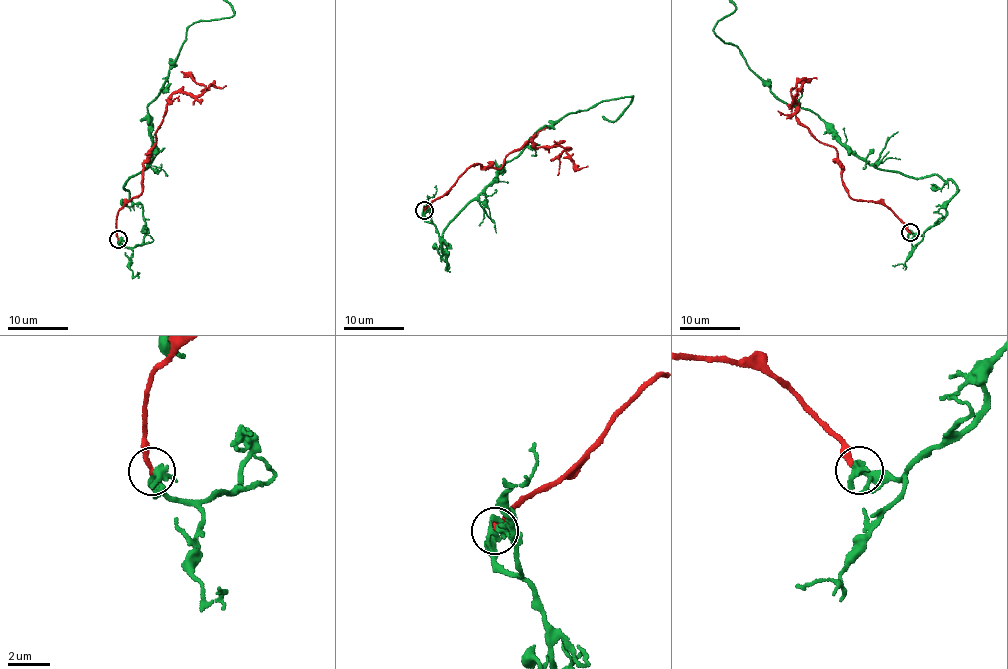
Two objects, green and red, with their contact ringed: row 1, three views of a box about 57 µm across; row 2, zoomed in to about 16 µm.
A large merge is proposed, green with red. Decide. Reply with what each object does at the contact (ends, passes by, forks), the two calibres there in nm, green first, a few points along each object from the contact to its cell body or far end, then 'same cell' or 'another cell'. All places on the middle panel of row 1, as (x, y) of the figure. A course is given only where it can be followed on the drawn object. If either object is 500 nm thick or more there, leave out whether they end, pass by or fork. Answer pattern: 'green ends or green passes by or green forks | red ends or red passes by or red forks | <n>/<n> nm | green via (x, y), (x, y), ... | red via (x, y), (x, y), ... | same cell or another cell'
green forks | red ends | 300/240 nm | red via (424, 210), (468, 168), (477, 164), (497, 168), (505, 157), (530, 142), (570, 149), (558, 159), (558, 176) | same cell

